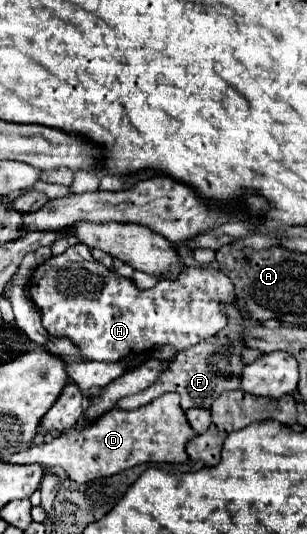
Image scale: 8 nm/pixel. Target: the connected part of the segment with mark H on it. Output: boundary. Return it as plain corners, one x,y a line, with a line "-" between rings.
85,244
69,246
63,254
51,256
39,264
29,280
29,294
39,308
43,326
49,330
49,334
71,338
81,348
85,360
101,362
119,362
121,358
137,356
145,350
161,346
173,346
177,350
195,346
197,342
207,340
225,328
225,308
235,302
235,286
221,268
185,266
175,278
163,278
153,288
141,290
133,280
123,278
115,270
109,270
97,262
91,256
91,248

